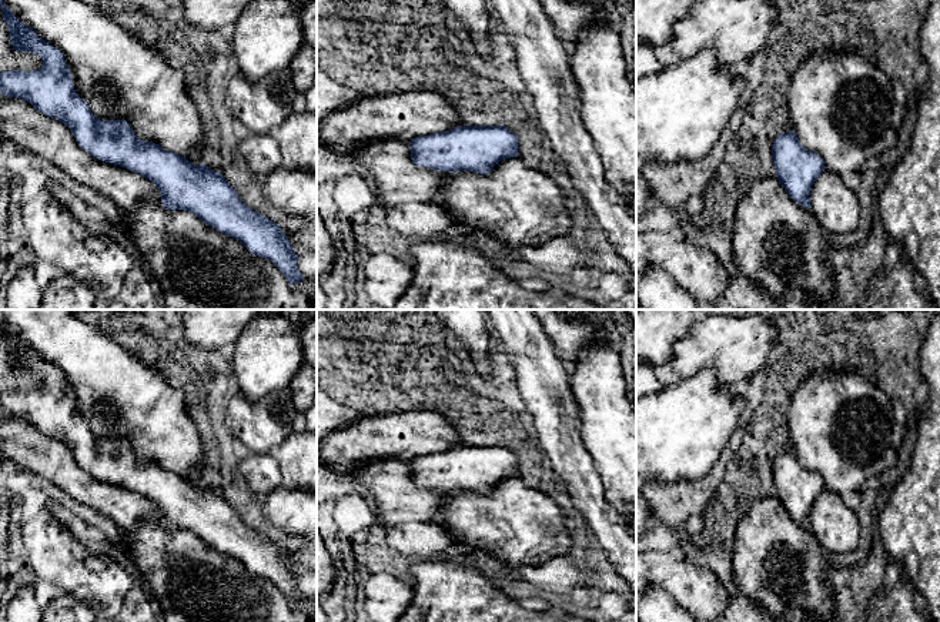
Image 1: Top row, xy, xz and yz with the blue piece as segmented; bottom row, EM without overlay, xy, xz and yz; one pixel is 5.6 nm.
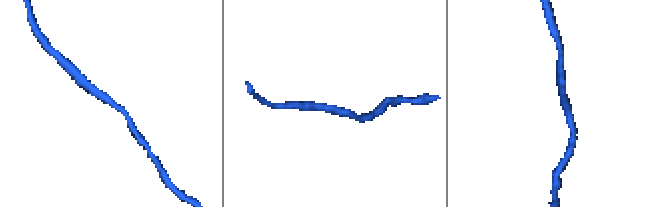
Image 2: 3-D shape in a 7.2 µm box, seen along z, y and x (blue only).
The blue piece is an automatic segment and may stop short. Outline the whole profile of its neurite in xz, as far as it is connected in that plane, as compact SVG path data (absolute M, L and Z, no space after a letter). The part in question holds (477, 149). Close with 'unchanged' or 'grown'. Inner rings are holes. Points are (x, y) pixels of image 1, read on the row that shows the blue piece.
M459 126L409 141L411 160L438 171L488 174L495 164L518 156L518 137L505 126Z; unchanged

